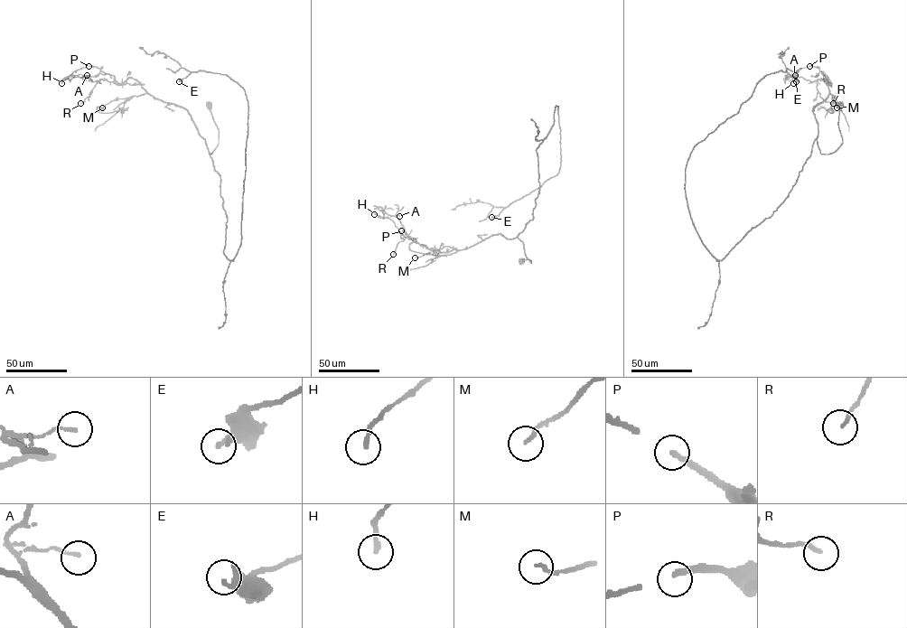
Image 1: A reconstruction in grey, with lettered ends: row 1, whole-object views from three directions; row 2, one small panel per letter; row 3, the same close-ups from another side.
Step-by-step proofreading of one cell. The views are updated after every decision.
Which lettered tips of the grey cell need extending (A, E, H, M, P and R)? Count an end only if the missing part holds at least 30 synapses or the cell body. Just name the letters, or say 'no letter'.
no letter

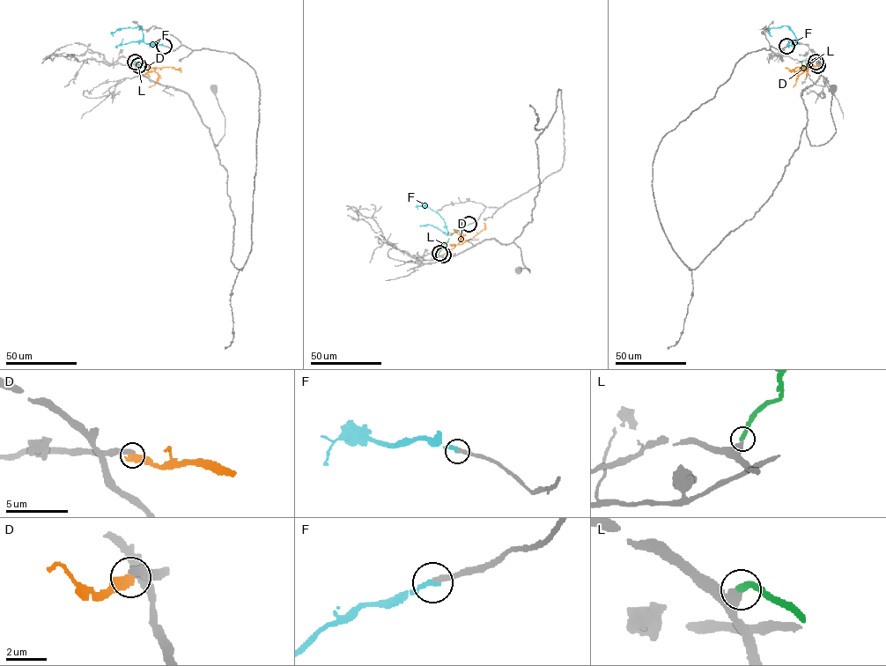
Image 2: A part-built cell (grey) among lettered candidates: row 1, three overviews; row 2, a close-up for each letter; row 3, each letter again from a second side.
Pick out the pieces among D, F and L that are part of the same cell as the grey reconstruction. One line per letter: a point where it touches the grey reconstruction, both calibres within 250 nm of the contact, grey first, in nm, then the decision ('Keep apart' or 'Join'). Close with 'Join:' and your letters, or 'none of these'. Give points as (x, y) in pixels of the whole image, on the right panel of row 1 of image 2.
D: Touches grey at (817, 65). Thickness 360 nm (grey) against 440 nm. Keep apart
F: Touches grey at (786, 46). Thickness 300 nm (grey) against 280 nm. Join
L: Touches grey at (815, 62). Thickness 400 nm (grey) against 320 nm. Join
Join: F, L

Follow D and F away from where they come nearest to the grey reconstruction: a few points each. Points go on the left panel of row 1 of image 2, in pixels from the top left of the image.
D: (138, 65), (180, 70), (179, 67)
F: (164, 46), (145, 43), (140, 25), (118, 29), (113, 36)

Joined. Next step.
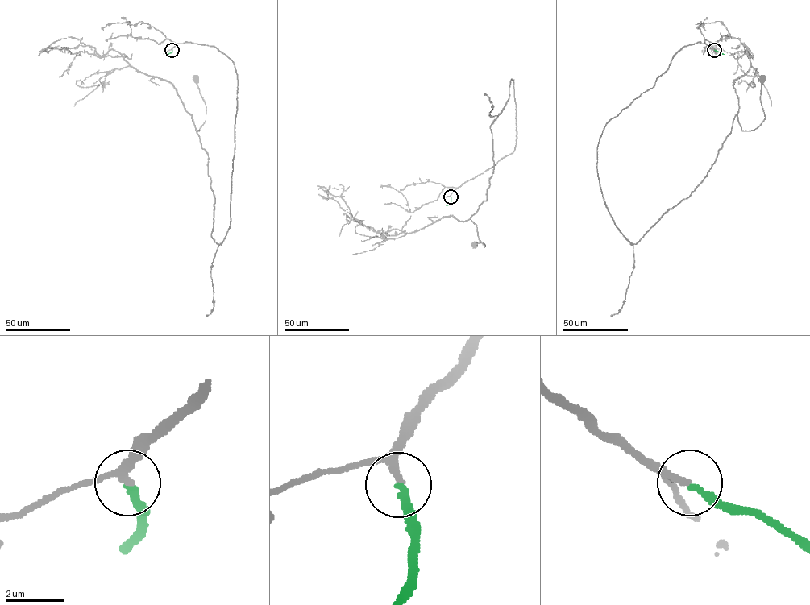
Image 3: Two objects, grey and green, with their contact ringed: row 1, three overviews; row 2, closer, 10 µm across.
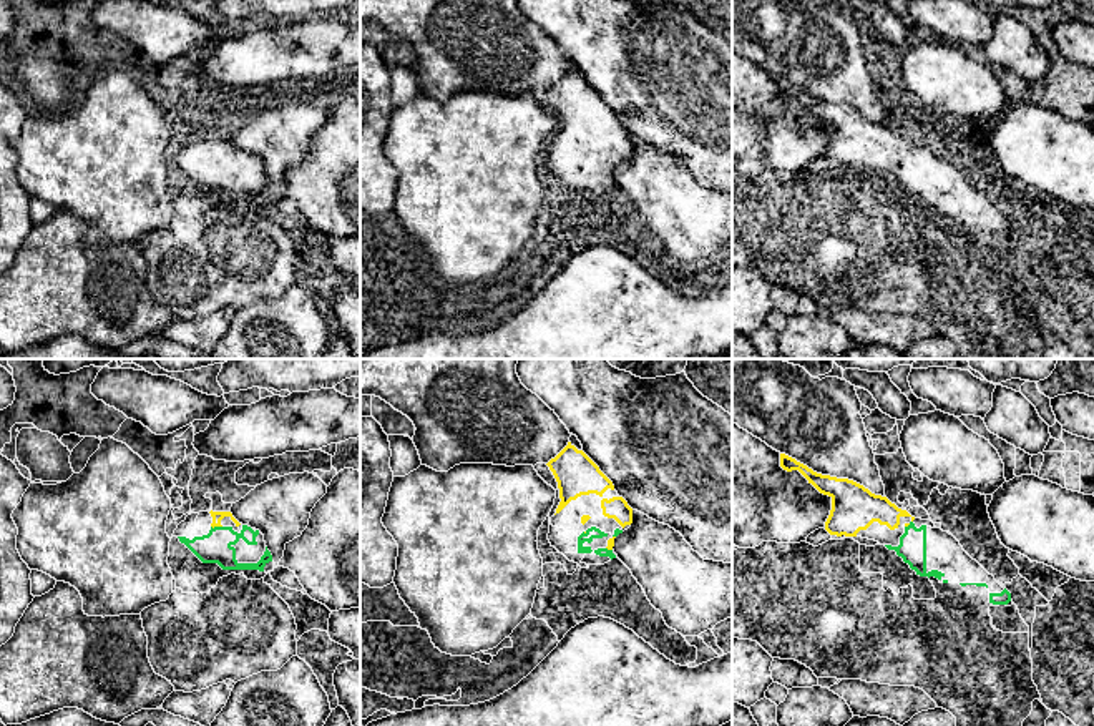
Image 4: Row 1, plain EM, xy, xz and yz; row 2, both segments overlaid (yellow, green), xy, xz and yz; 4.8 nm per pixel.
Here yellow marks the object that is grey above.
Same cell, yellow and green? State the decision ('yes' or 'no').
yes

